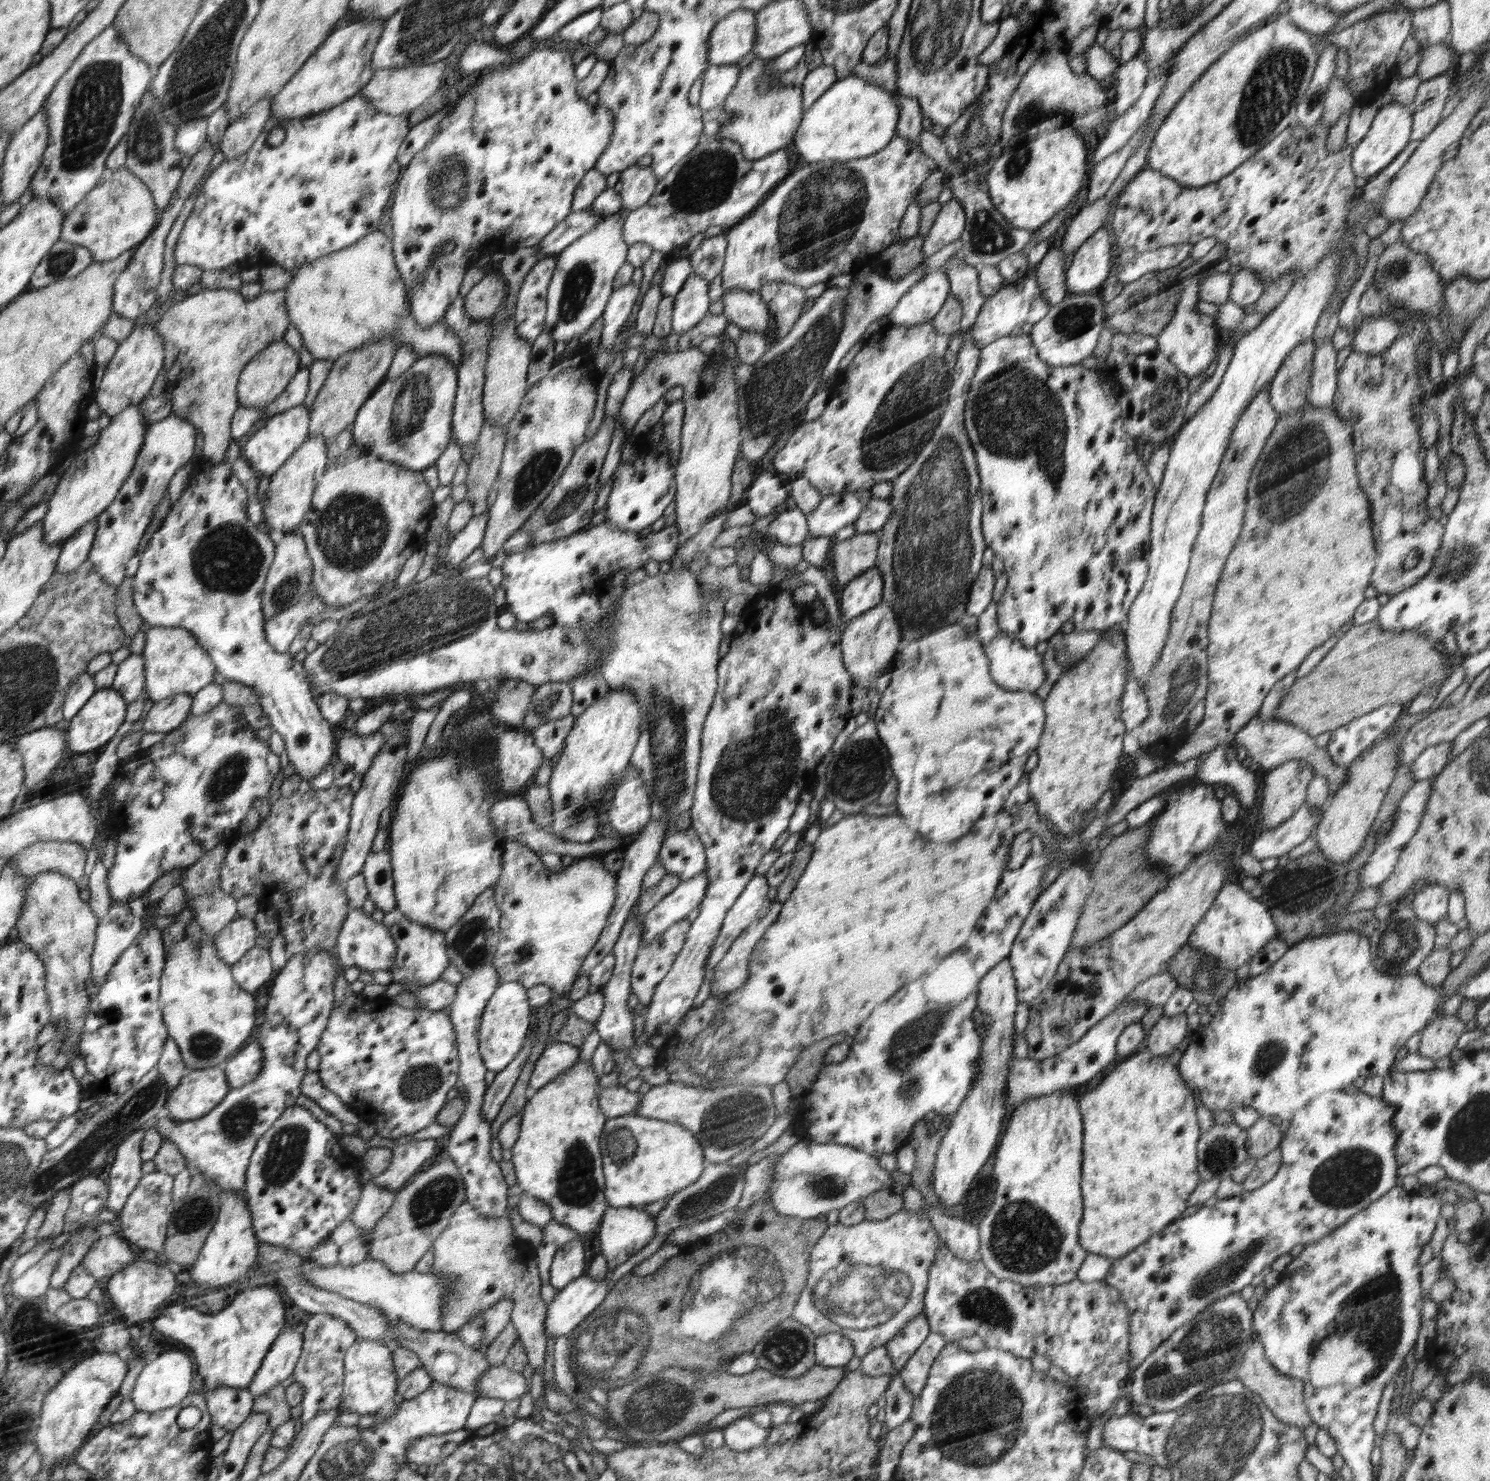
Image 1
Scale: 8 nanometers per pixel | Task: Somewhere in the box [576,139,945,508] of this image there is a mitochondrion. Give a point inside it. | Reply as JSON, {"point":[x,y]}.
{"point":[813,227]}

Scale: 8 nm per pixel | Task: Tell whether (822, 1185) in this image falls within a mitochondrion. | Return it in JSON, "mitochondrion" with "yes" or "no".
{"mitochondrion":"yes"}

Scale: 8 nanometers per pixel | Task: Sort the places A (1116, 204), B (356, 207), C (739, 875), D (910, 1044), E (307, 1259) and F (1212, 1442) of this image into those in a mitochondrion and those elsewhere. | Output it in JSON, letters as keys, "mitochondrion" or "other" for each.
{"A":"other","B":"other","C":"other","D":"mitochondrion","E":"other","F":"mitochondrion"}

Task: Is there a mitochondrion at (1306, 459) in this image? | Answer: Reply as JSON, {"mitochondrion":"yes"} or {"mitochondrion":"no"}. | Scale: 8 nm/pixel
{"mitochondrion":"yes"}

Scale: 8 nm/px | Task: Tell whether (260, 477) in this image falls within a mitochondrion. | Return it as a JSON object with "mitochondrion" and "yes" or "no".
{"mitochondrion":"no"}

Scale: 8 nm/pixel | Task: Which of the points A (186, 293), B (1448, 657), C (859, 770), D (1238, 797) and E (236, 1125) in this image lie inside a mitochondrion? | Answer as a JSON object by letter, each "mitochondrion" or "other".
{"A":"other","B":"other","C":"mitochondrion","D":"other","E":"mitochondrion"}

